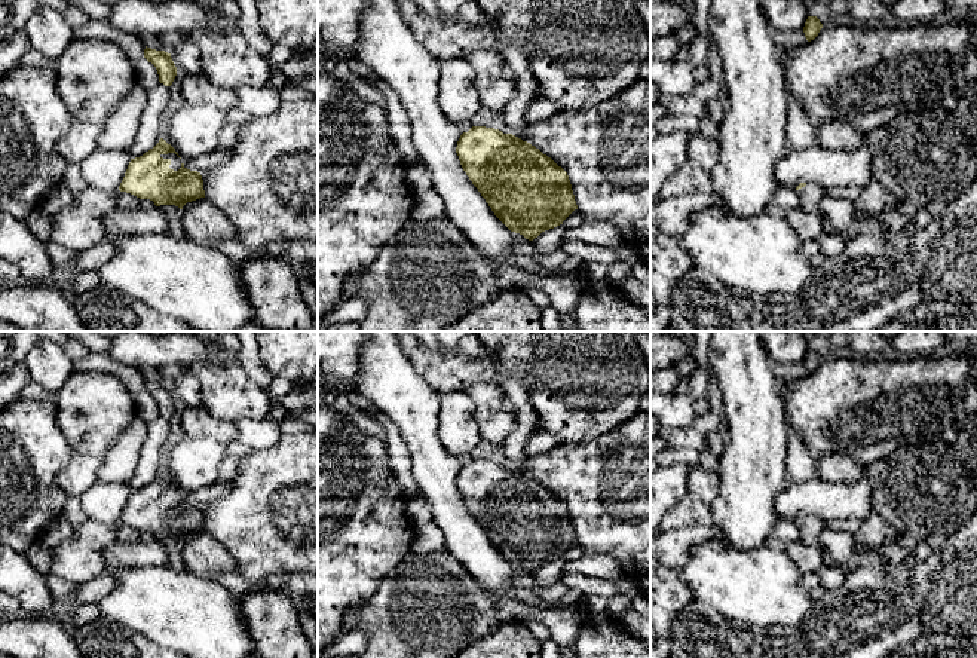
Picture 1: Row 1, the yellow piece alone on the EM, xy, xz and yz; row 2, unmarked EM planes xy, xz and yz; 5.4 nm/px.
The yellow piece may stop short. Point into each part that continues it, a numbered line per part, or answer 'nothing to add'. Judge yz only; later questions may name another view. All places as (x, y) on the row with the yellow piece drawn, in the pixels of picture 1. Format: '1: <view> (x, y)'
1: yz (811, 195)

